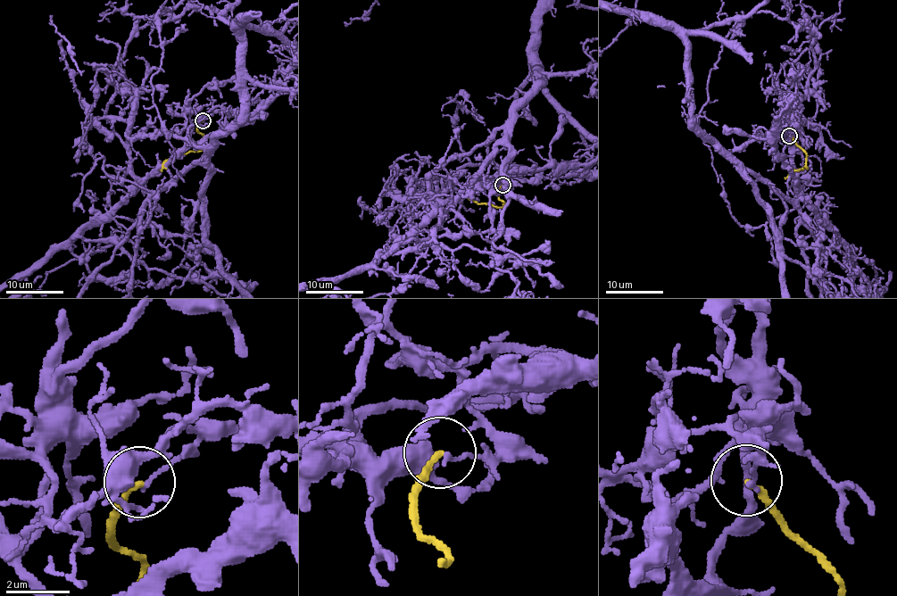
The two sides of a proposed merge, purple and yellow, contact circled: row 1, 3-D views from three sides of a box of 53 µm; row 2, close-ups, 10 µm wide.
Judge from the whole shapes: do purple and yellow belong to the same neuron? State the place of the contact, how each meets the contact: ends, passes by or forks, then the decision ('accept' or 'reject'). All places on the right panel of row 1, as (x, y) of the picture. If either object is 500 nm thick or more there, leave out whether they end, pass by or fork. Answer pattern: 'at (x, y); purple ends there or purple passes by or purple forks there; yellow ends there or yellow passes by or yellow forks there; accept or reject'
at (789, 136); purple ends there; yellow ends there; reject

